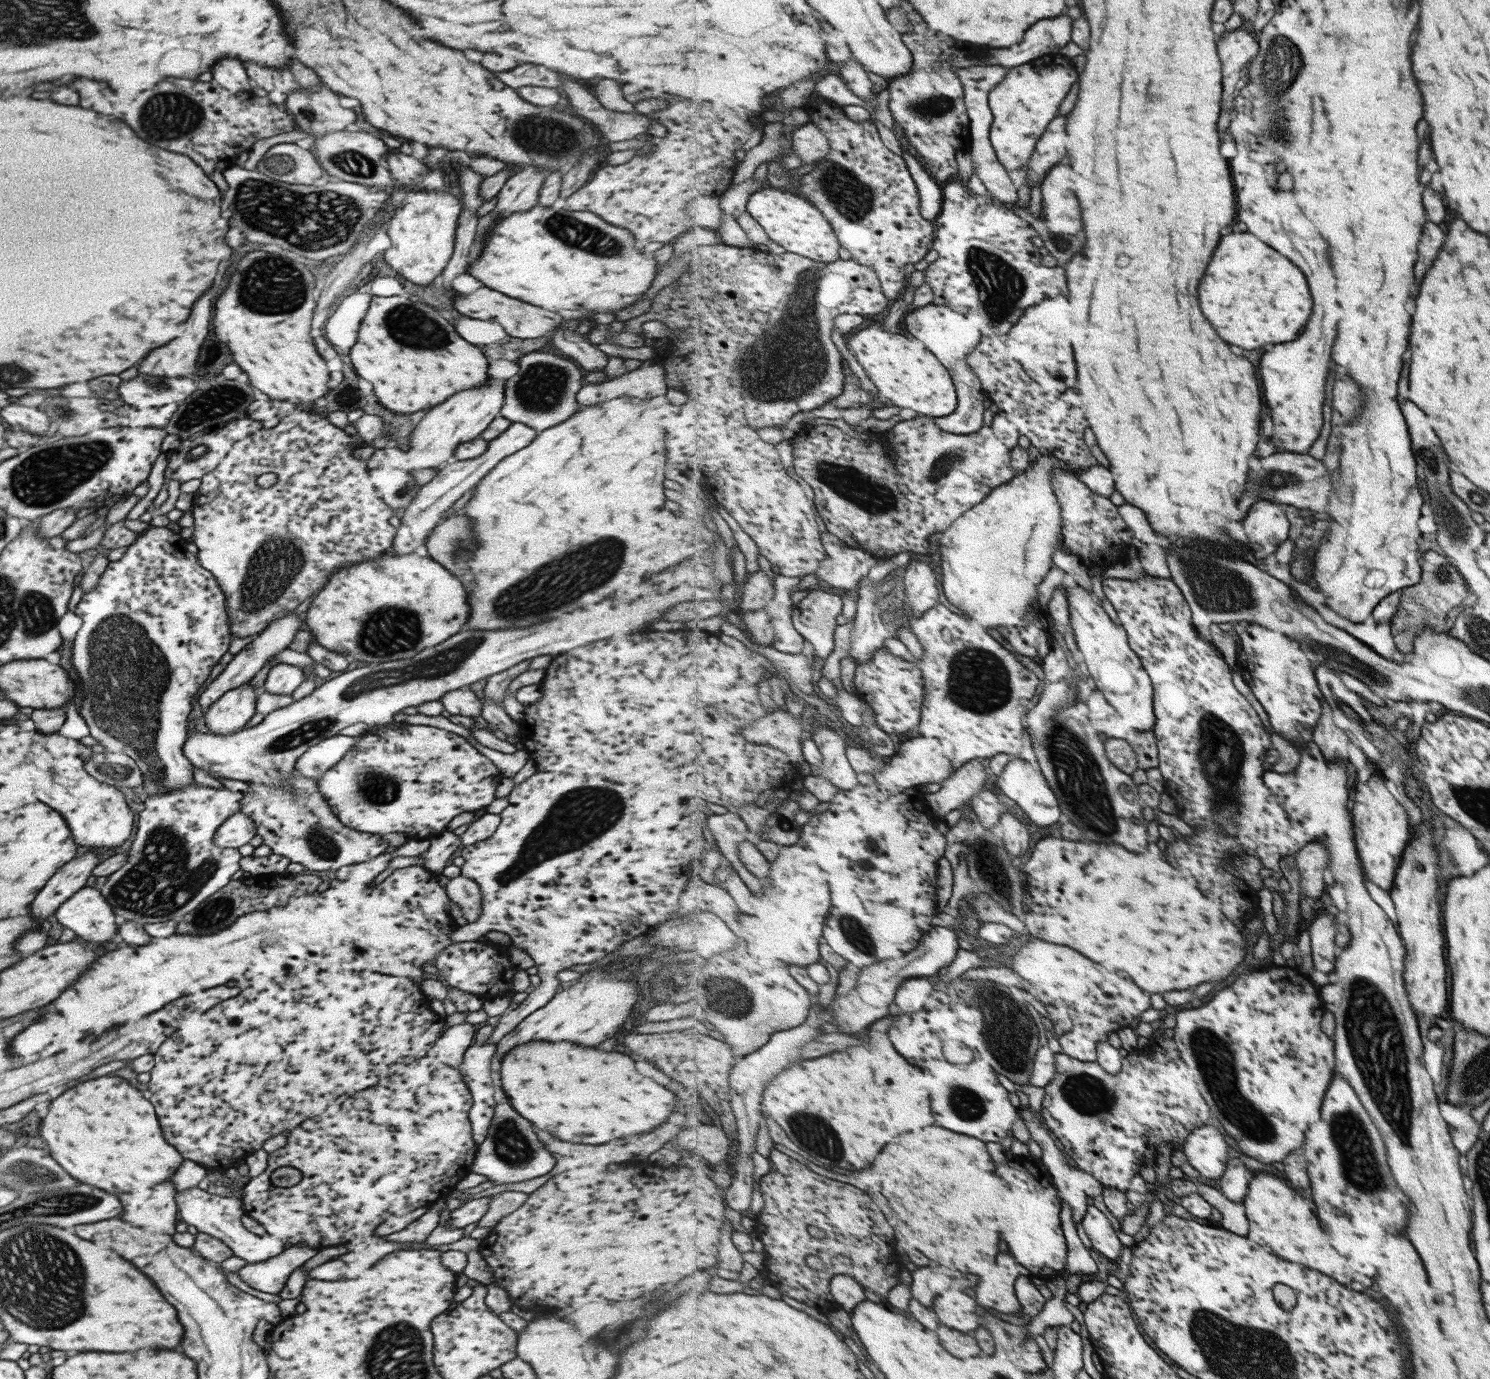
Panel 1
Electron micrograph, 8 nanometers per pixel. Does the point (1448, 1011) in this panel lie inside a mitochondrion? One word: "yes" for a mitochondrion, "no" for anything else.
no

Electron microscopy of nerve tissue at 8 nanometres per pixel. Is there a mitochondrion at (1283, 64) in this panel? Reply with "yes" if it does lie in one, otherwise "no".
yes

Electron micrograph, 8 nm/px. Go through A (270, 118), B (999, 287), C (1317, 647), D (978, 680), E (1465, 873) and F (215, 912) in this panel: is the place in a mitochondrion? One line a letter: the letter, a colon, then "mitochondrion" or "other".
A: other
B: mitochondrion
C: mitochondrion
D: mitochondrion
E: other
F: mitochondrion

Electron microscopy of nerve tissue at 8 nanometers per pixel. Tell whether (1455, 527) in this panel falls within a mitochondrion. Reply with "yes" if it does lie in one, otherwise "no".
yes

